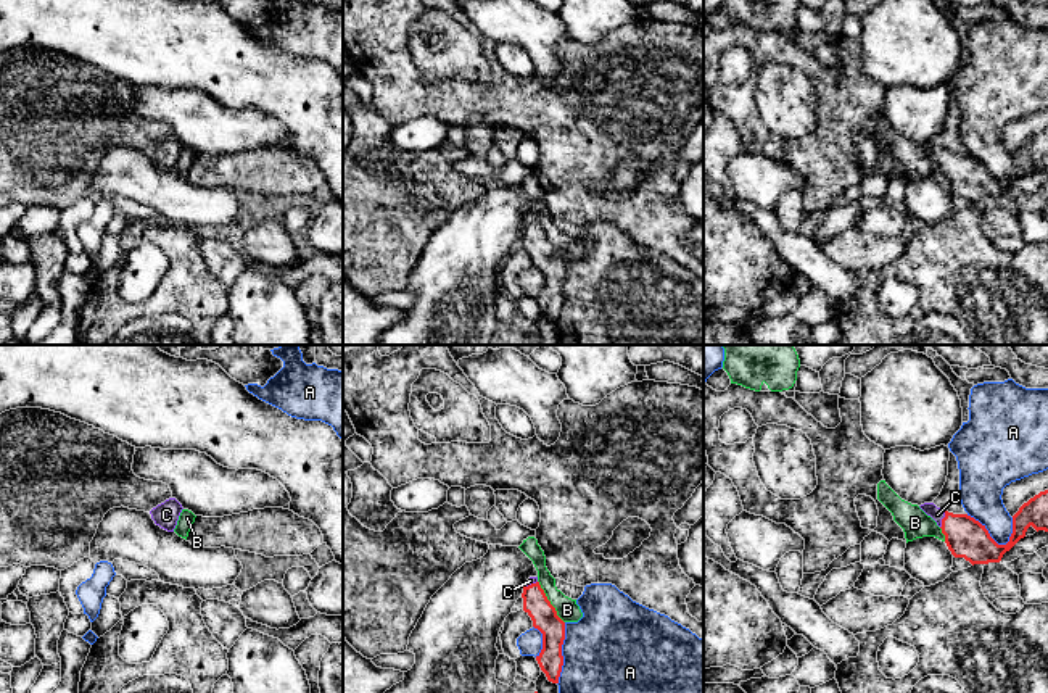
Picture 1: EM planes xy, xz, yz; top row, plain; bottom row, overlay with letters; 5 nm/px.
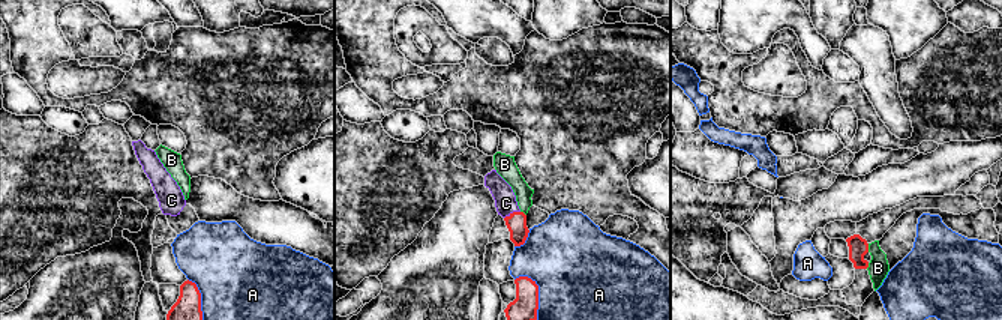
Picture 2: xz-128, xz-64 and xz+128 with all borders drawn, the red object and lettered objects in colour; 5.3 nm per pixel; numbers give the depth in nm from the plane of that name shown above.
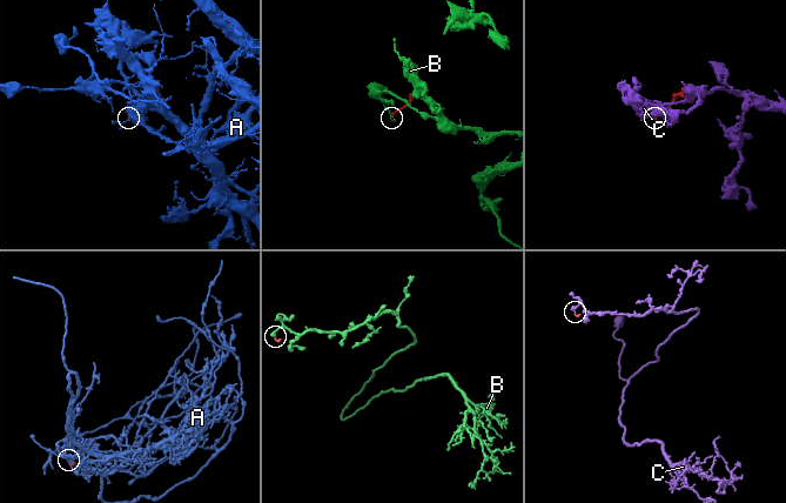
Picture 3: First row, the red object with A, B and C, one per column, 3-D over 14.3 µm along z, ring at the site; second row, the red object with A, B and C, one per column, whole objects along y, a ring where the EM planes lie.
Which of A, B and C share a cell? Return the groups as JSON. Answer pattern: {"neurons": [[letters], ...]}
{"neurons": [["A"], ["B"], ["C"]]}

